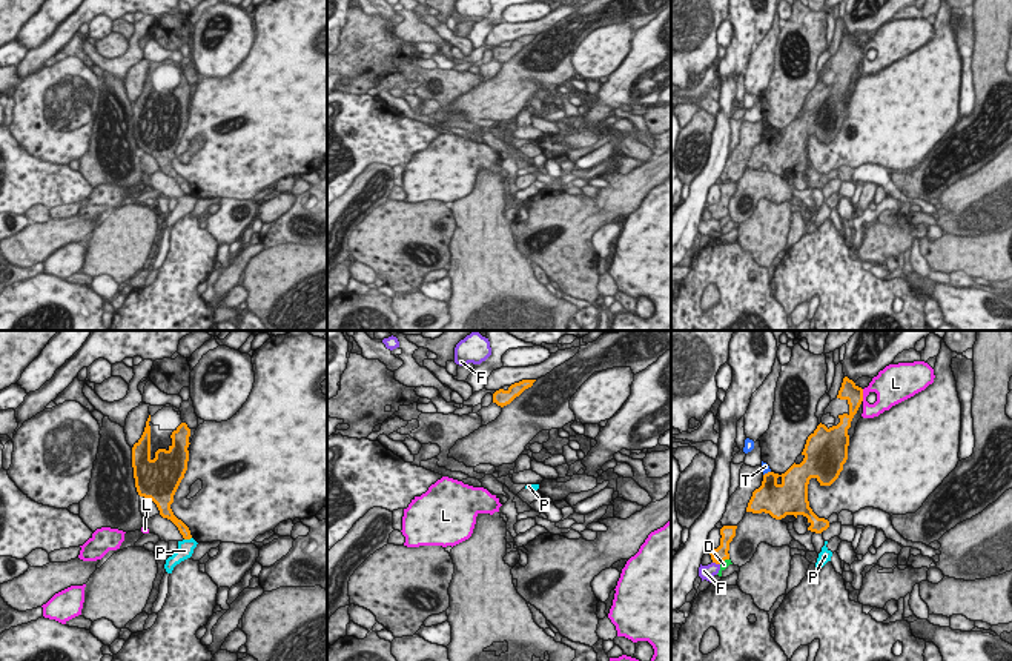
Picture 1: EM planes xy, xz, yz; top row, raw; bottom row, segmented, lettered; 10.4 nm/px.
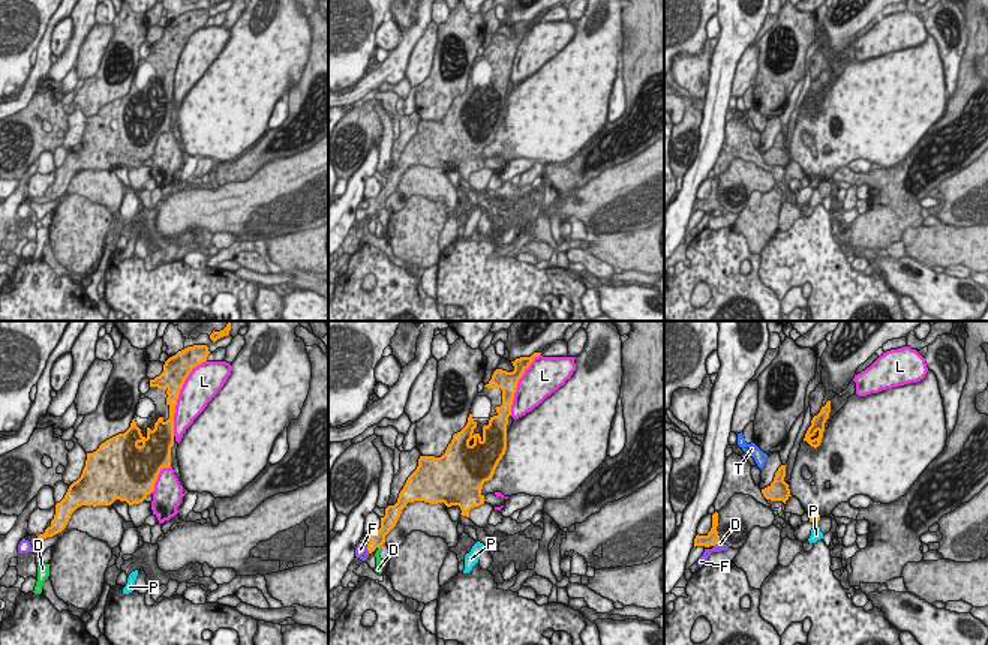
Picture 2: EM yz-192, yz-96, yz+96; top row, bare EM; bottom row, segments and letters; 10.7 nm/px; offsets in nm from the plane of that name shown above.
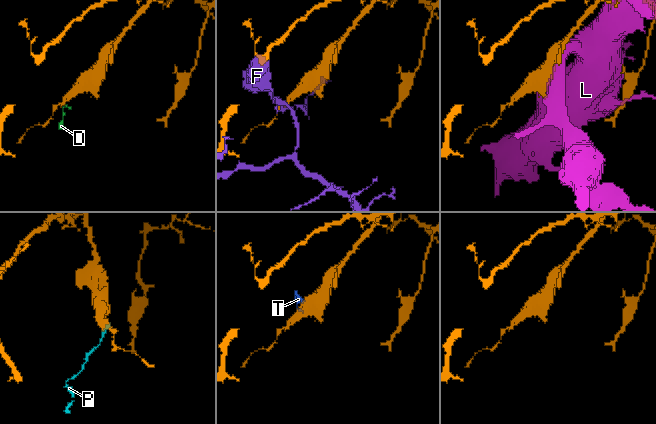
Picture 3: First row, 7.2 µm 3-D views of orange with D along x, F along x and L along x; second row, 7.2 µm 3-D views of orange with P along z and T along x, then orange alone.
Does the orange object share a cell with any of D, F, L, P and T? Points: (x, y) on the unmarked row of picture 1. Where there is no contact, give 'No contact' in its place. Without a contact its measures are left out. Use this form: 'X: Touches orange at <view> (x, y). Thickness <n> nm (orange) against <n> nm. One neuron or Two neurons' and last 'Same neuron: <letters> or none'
D: Touches orange at yz (724, 215). Thickness 160 nm (orange) against 90 nm. Two neurons
F: Touches orange at yz (716, 219). Thickness 160 nm (orange) against 160 nm. Two neurons
L: Touches orange at yz (862, 51). Thickness 190 nm (orange) against 220 nm. Two neurons
P: Touches orange at xy (188, 194). Thickness 100 nm (orange) against 170 nm. Two neurons
T: Touches orange at yz (768, 128). Thickness 300 nm (orange) against 70 nm. Two neurons
Same neuron: none

